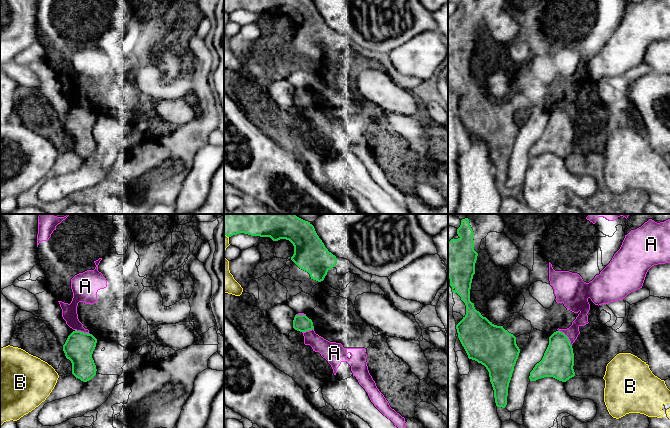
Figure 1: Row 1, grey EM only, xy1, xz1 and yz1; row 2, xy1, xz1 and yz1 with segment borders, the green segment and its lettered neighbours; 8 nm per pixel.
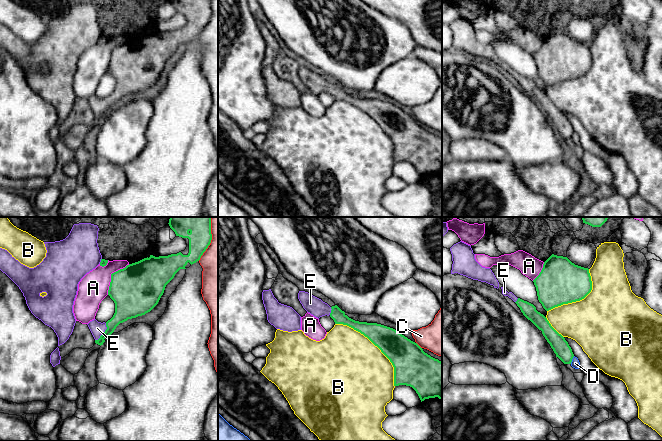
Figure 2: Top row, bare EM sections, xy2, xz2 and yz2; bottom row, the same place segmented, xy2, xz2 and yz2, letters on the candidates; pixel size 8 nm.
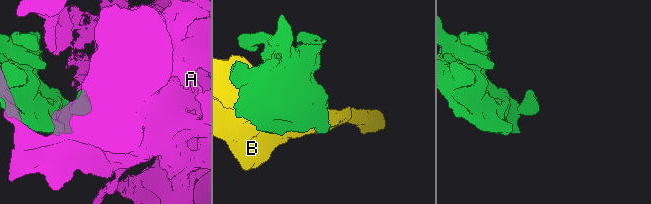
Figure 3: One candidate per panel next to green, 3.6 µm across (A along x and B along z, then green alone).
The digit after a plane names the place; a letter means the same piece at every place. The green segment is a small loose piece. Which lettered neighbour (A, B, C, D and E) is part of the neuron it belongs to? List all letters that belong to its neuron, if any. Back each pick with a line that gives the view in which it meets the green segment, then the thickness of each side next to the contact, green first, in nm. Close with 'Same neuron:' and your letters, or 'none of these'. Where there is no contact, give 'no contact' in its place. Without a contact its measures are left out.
E: meets green in xy2; 170 nm thick on the green side, 110 nm on the other
Same neuron: E

